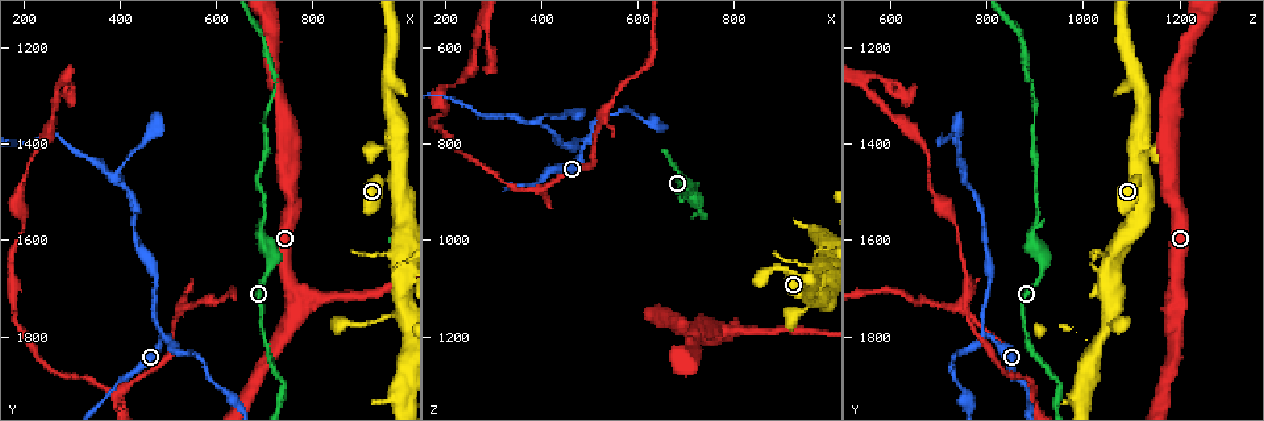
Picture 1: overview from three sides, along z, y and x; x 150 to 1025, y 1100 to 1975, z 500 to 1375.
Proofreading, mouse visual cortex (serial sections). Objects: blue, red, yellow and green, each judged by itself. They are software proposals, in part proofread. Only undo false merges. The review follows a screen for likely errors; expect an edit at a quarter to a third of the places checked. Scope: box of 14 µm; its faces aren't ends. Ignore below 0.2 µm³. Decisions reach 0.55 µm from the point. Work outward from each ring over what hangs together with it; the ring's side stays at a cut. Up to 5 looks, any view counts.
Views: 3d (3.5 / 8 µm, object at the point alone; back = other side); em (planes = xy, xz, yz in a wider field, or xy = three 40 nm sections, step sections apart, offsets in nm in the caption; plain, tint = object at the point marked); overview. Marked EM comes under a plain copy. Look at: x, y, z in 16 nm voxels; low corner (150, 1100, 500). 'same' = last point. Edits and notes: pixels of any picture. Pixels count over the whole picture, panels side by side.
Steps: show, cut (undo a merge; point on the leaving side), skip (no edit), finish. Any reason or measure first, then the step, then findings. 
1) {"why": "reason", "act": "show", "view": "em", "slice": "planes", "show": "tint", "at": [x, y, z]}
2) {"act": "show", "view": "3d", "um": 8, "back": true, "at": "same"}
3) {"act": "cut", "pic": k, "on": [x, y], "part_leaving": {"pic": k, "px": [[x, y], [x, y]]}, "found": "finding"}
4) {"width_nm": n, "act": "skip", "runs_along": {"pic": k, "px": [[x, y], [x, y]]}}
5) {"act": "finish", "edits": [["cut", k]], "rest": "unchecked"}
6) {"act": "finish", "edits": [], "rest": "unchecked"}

{"why": "narrows sharply", "act": "show", "view": "3d", "um": 3.5, "at": [490, 1800, 805]}

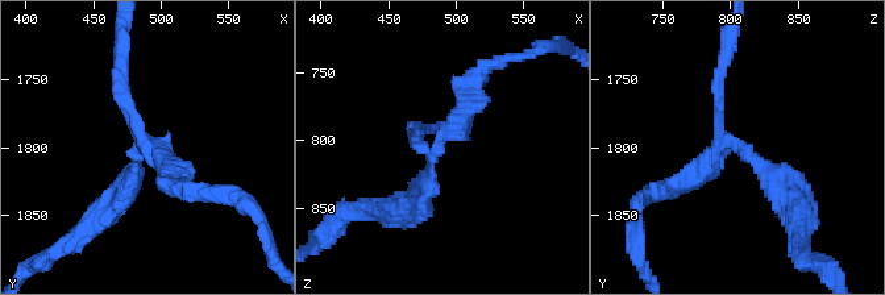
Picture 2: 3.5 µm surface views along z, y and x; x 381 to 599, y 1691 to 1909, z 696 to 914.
{"arms": 3, "arm_widths_nm": [150, 250, 300], "why": "need the tissue", "act": "show", "view": "em", "slice": "planes", "show": "tint", "at": [486, 1798, 802]}

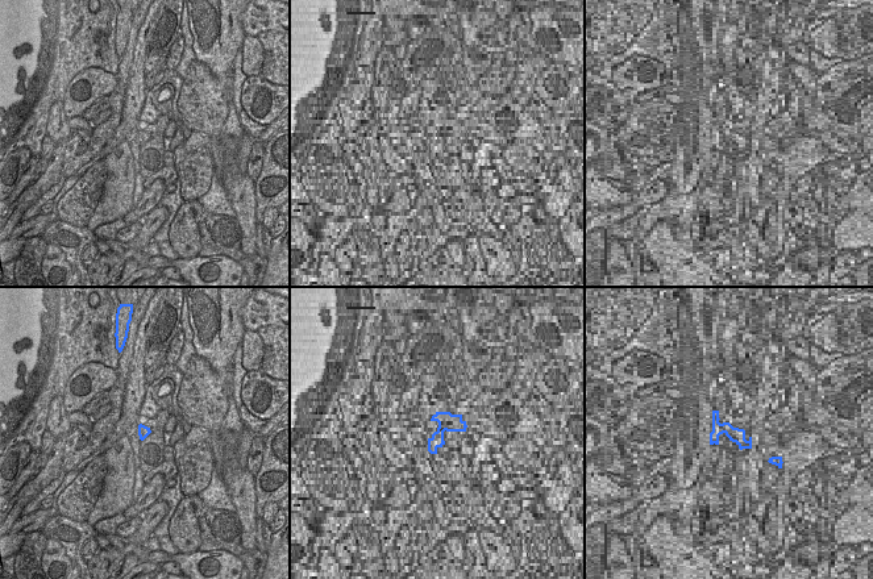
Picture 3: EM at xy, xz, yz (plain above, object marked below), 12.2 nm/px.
{"act": "cut", "pic": 2, "on": [123, 94], "part_leaving": {"pic": 2, "px": [[144, 140], [120, 83], [120, 34]]}, "found": "two cells meet here"}

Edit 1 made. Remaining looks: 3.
{"why": "redraw", "act": "show", "view": "overview"}

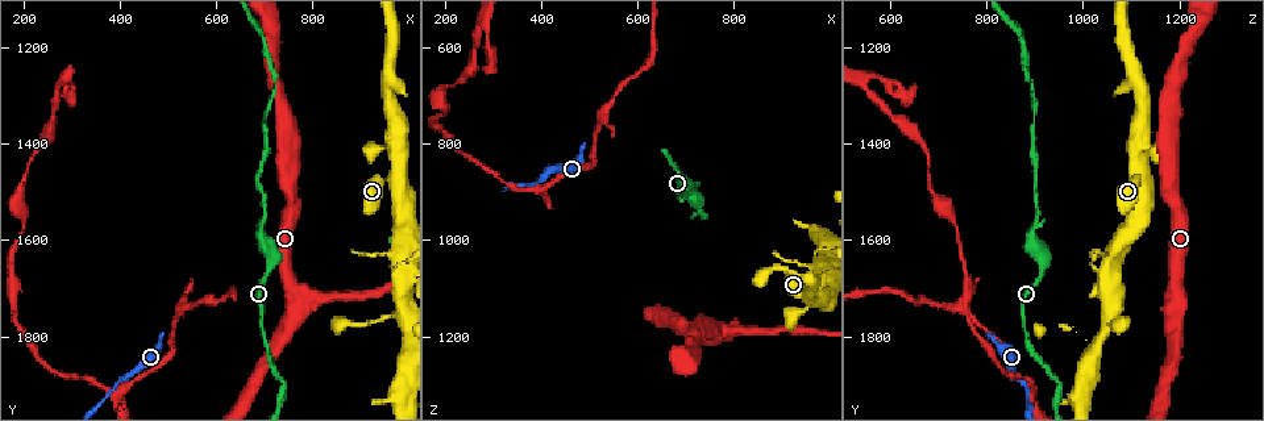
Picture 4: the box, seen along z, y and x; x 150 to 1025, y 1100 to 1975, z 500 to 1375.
{"why": "branch point", "act": "show", "view": "3d", "um": 3.5, "back": true, "at": [785, 1730, 1190]}

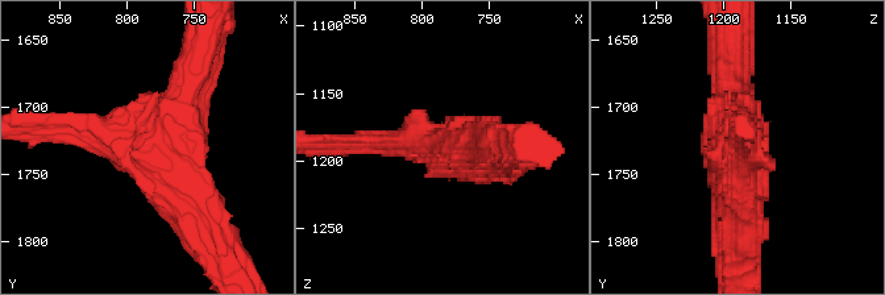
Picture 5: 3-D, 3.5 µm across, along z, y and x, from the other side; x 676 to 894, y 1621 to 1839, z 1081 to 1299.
{"act": "show", "view": "em", "slice": "xy", "step": 5, "show": "tint", "at": [790, 1732, 1192]}

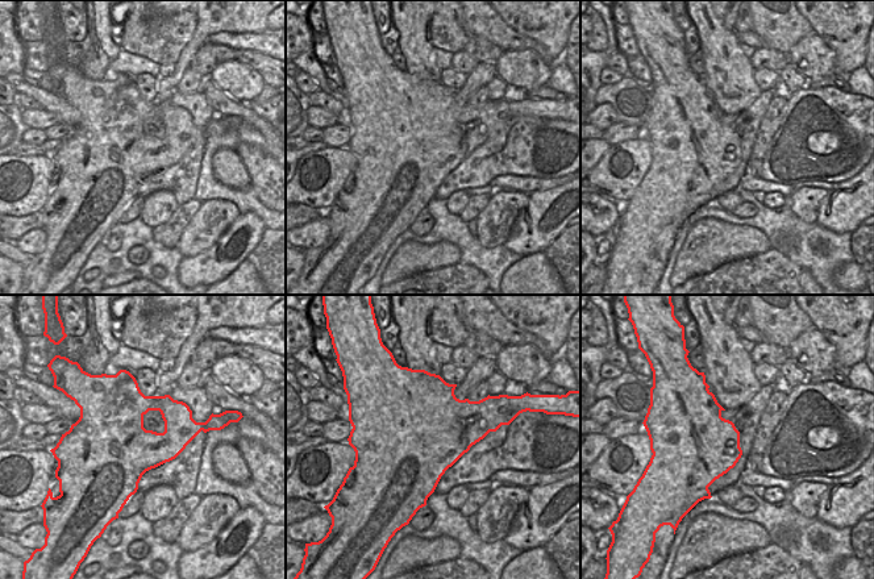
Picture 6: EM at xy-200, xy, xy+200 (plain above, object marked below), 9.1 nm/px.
{"arms": 3, "arm_widths_nm": [250, 400, 500], "act": "skip", "runs_along": {"pic": 5, "px": [[728, 69], [742, 229]]}, "found": "one cell here"}

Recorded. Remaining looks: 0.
{"act": "finish", "edits": [["cut", 2]], "rest": "unchecked"}

